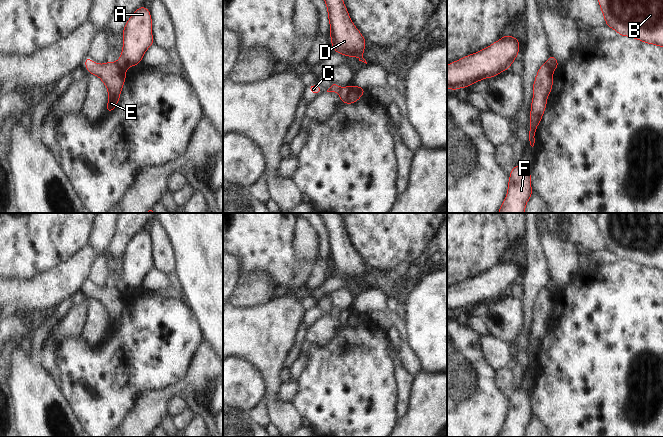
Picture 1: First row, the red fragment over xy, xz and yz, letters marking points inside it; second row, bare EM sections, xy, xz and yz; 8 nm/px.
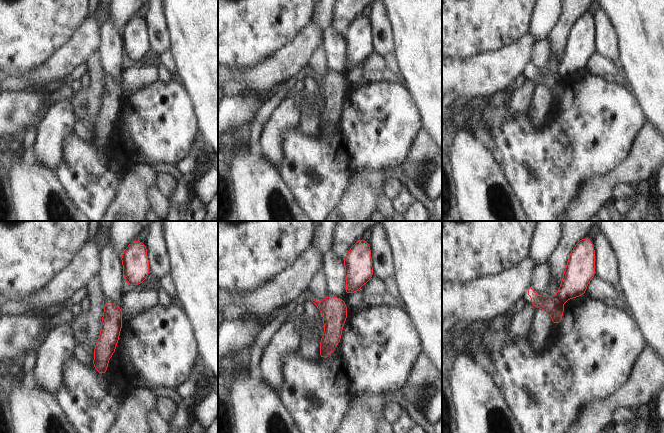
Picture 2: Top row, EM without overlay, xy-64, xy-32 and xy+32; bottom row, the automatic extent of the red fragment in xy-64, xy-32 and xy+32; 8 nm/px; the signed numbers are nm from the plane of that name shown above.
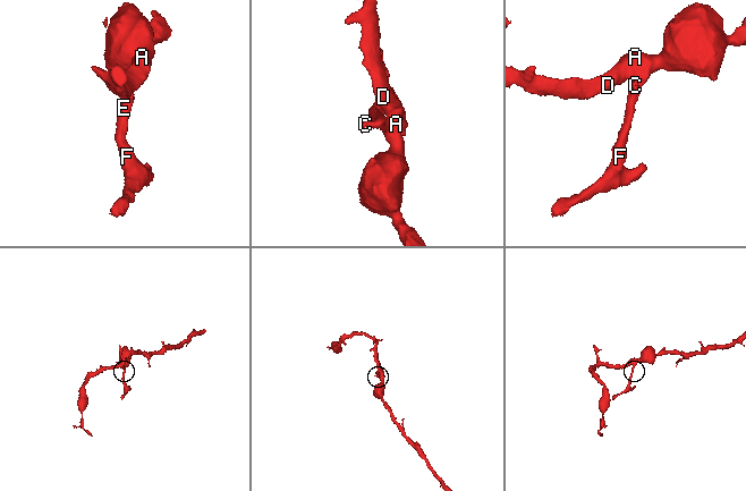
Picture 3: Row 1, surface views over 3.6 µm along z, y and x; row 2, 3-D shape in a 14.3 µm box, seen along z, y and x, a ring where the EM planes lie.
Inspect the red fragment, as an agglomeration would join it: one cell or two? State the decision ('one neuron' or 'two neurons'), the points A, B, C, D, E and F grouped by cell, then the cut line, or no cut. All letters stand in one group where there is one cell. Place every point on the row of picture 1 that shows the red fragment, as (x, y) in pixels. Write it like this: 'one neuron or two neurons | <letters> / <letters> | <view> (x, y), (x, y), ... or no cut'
two neurons | A B D / C E F | xy (115, 63), (126, 68)

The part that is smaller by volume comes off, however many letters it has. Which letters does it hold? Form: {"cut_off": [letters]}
{"cut_off": ["C", "E", "F"]}

